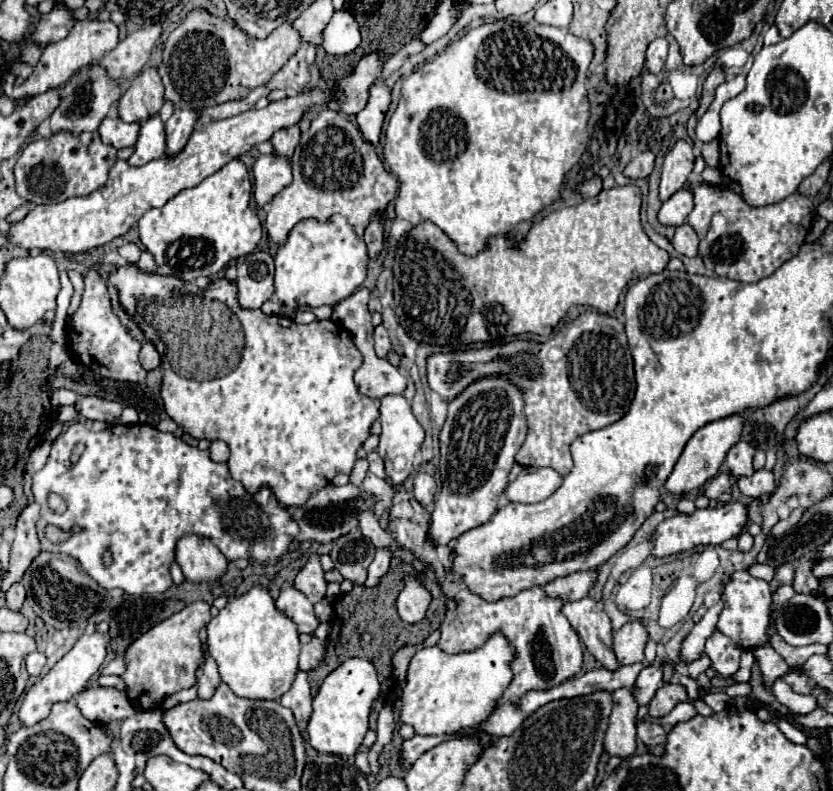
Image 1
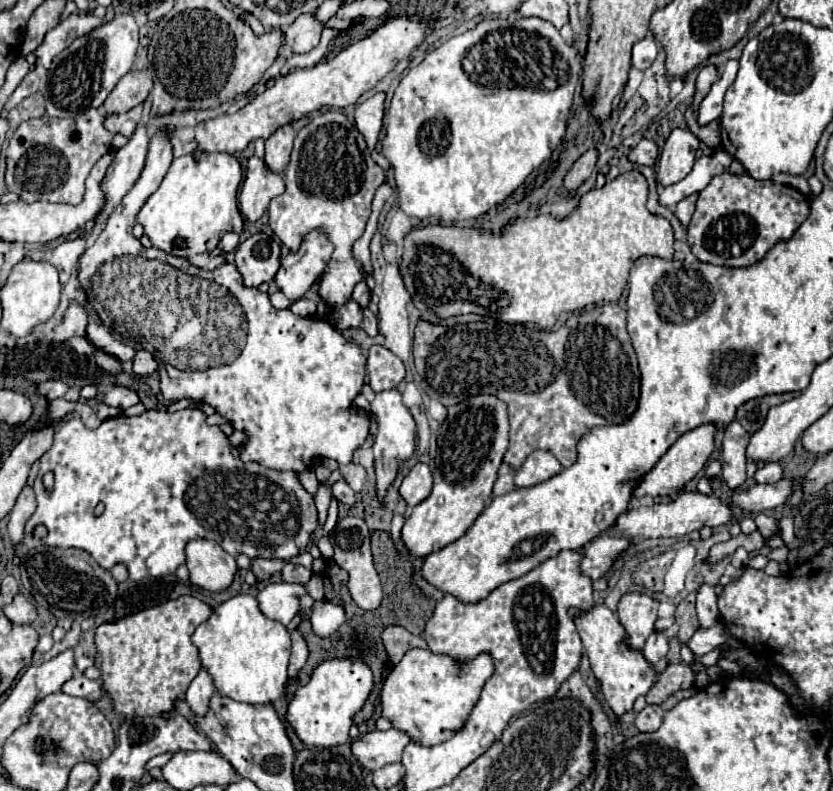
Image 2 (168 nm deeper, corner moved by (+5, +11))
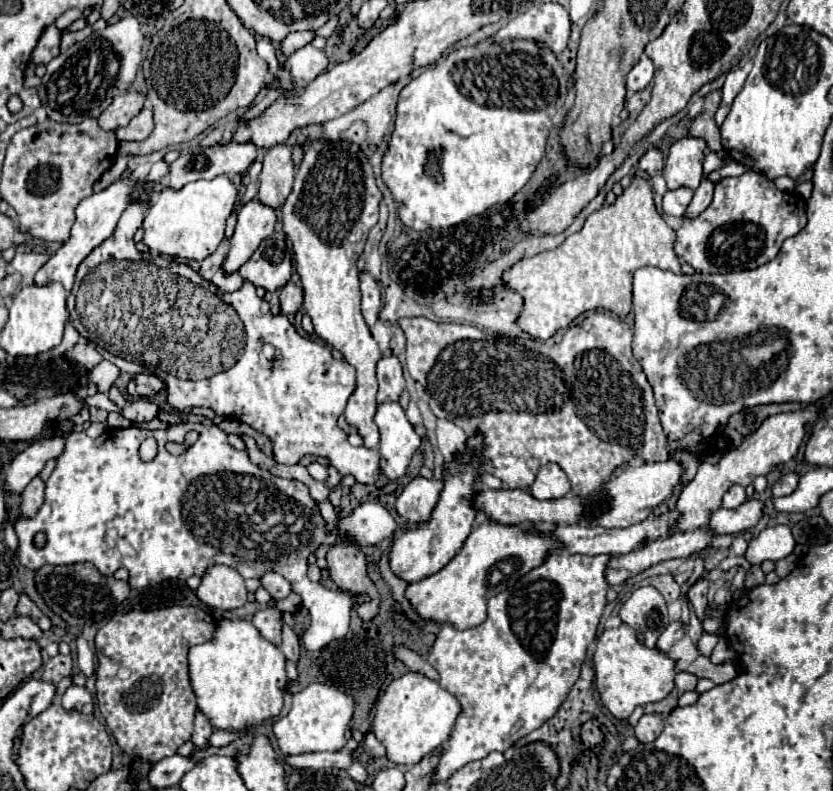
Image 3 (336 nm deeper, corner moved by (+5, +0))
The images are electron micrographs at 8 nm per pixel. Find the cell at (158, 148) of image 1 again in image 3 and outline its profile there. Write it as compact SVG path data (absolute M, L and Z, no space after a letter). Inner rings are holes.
M126 168L122 172L122 176L118 180L114 180L106 190L98 192L98 194L92 194L92 196L86 196L78 208L76 208L76 222L72 226L72 234L70 234L70 240L62 244L62 248L38 270L34 282L36 284L48 284L52 280L60 282L68 292L72 290L72 284L74 284L74 276L76 276L76 268L78 264L96 248L100 246L106 238L112 236L112 232L116 230L116 224L120 220L120 214L122 210L130 204L130 198L132 198L132 192L136 190L136 182L132 180L130 176L130 168Z

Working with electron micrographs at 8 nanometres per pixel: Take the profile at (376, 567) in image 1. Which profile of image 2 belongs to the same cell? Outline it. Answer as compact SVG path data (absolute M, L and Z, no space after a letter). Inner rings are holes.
M390 389L390 391L382 391L374 397L374 401L370 403L372 411L378 417L378 433L374 439L374 467L376 467L376 479L378 479L378 495L384 497L388 485L394 481L398 467L402 461L410 459L416 447L416 423L412 413L408 411L408 407L402 403L402 395L398 389Z

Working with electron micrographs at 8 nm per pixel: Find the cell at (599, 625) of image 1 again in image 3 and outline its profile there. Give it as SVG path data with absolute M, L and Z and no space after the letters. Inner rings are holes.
M620 624L618 628L604 628L604 632L594 642L592 660L600 700L606 710L618 720L626 720L636 706L660 702L674 688L676 662L656 648L644 648L642 644L638 644L636 632L628 624Z

